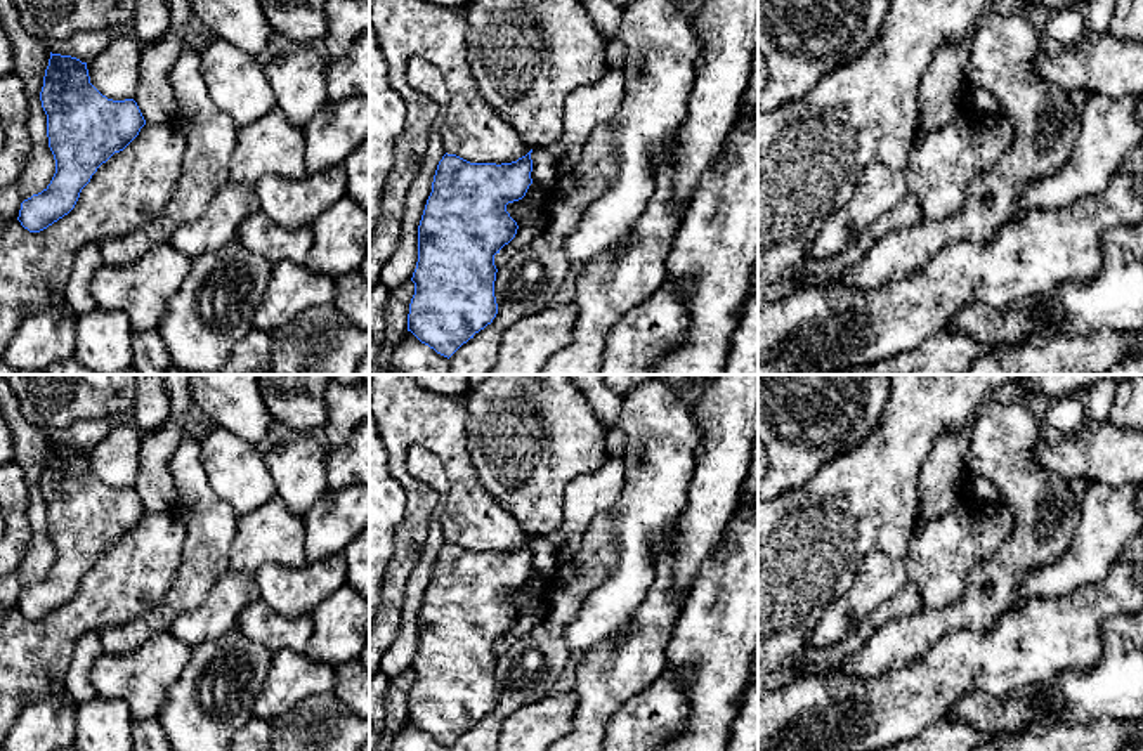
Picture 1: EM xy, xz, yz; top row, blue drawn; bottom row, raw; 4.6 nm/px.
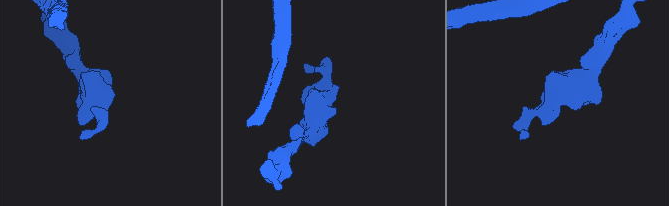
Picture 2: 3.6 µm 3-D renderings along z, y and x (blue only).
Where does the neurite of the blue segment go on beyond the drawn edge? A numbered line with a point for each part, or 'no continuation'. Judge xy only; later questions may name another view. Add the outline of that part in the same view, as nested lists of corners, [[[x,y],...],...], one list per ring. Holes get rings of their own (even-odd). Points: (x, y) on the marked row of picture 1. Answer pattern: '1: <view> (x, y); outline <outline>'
no continuation

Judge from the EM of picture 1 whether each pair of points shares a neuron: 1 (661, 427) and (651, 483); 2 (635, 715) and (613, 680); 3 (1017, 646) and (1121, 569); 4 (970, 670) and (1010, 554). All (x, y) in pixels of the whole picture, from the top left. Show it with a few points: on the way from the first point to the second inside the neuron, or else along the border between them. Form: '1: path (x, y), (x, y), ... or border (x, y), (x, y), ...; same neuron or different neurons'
1: path (659, 441), (659, 469); same neuron
2: border (659, 677), (628, 698), (613, 715), (604, 732); different neurons
3: path (1045, 637), (1060, 635), (1098, 597); same neuron
4: border (1017, 607), (987, 630), (944, 635); different neurons

